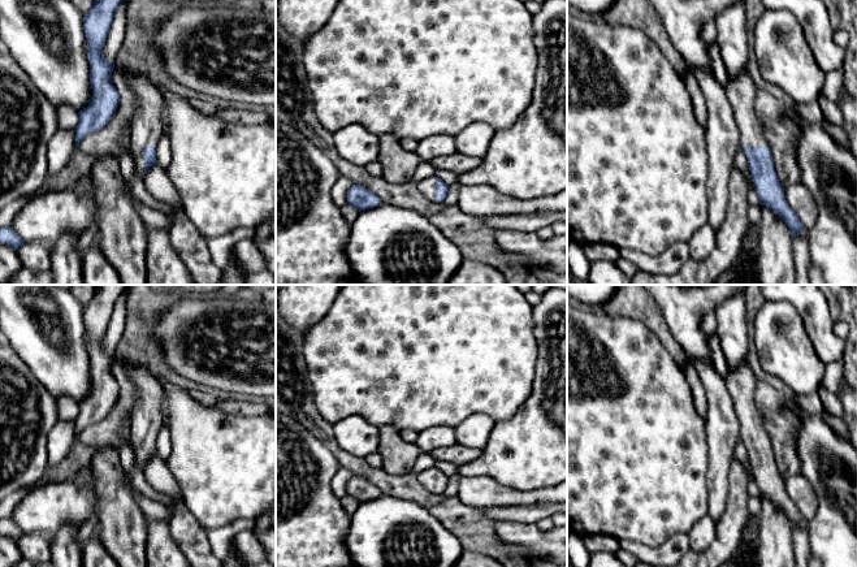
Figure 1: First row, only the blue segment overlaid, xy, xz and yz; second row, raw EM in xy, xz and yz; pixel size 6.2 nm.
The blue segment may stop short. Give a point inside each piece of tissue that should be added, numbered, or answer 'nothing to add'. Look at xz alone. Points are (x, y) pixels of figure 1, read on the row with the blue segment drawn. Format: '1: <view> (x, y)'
1: xz (427, 187)

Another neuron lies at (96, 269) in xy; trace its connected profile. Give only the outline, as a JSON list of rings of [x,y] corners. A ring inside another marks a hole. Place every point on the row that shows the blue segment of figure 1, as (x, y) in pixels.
[[[98,237],[82,254],[82,280],[85,285],[121,285],[116,269],[99,247]]]

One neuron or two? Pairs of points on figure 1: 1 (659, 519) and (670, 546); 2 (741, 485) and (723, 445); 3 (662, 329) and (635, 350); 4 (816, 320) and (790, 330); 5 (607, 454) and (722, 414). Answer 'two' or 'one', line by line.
1: two
2: two
3: two
4: two
5: two

